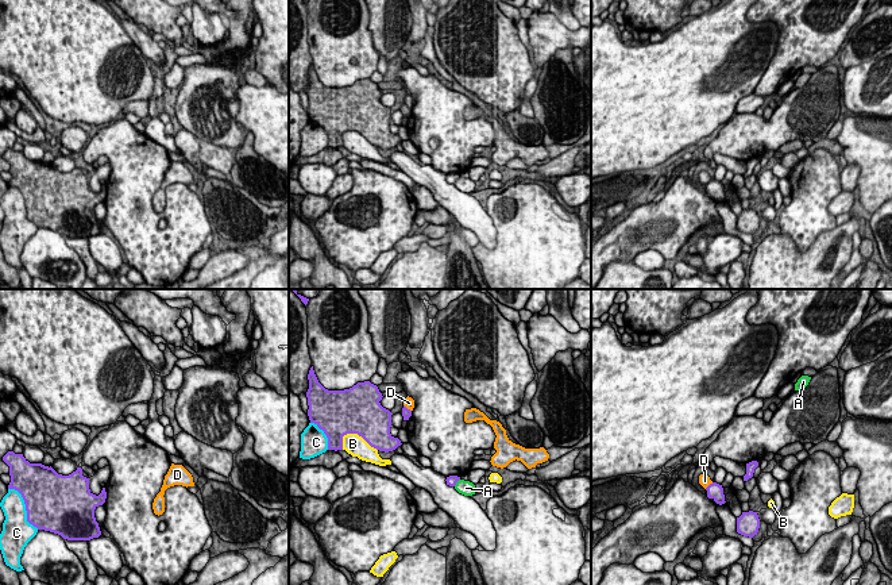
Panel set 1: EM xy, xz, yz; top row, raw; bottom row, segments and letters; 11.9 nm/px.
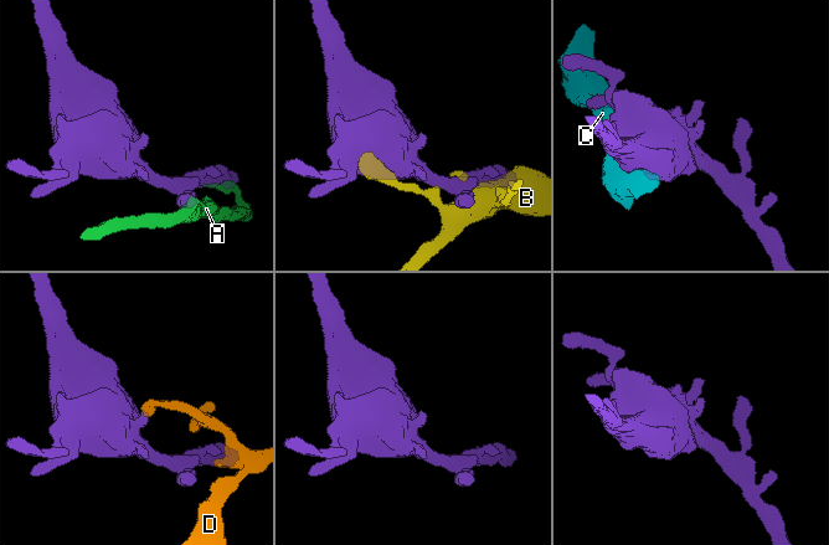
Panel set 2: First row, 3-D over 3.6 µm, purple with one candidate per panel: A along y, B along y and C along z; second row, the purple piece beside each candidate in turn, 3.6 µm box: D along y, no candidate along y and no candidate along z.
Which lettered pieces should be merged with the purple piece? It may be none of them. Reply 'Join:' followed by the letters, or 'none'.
Join: none

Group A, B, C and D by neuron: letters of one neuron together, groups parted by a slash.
A / B / C / D

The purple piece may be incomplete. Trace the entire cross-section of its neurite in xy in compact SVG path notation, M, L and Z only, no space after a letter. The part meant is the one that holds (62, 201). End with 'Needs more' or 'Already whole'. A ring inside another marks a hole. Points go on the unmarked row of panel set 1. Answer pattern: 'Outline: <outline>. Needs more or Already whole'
Outline: M13 149L3 158L9 163L8 186L22 192L30 222L67 238L90 238L101 232L94 207L105 200L107 189L103 185L99 193L93 192L81 165L62 173L51 163L30 161Z. Already whole

